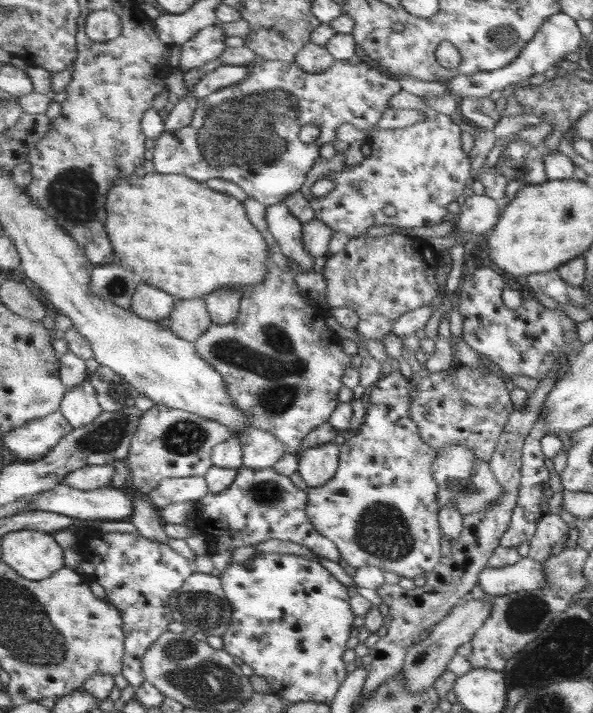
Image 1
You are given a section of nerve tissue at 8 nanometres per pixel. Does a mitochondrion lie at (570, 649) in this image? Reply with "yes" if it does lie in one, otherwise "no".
yes

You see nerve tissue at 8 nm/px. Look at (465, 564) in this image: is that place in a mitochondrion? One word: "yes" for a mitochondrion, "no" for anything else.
no

